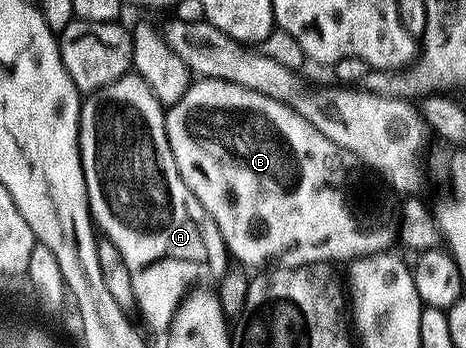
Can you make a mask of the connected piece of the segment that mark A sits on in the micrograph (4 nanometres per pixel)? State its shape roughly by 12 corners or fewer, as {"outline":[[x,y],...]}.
{"outline":[[135,73],[80,105],[88,209],[161,329],[230,256]]}

